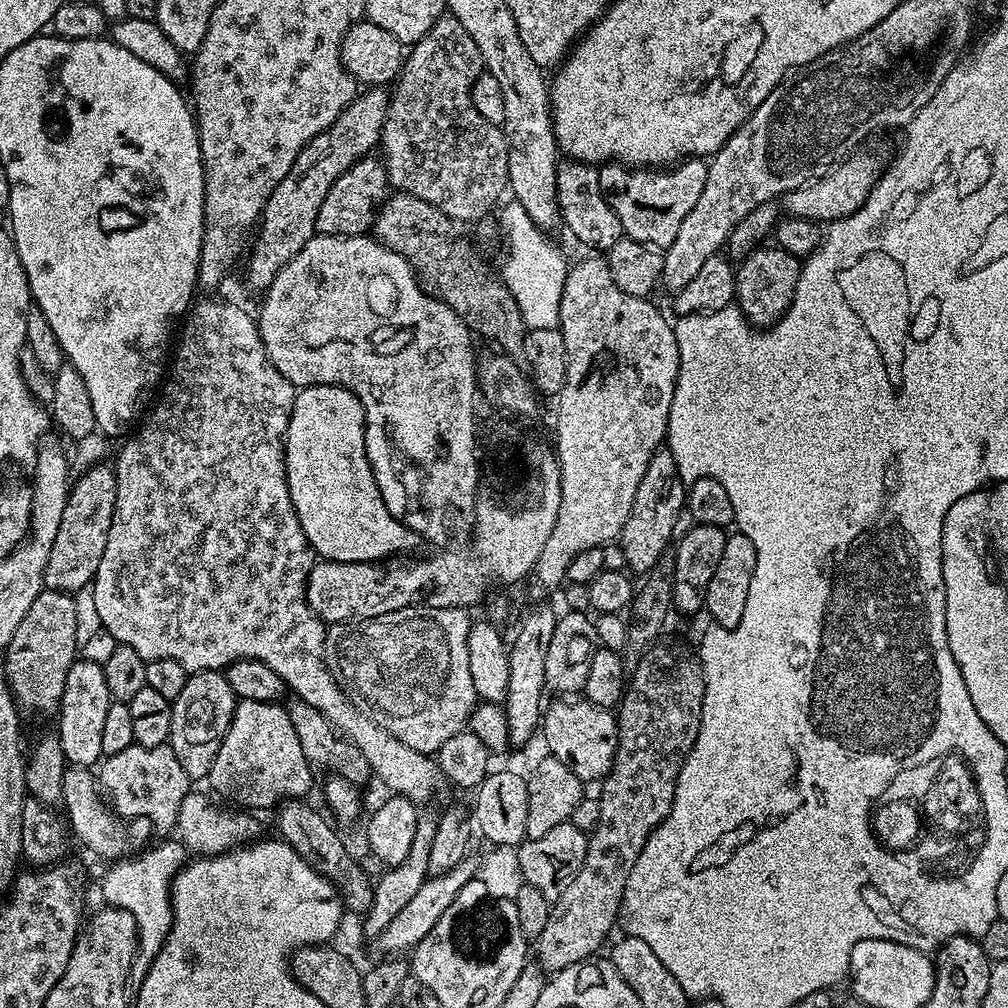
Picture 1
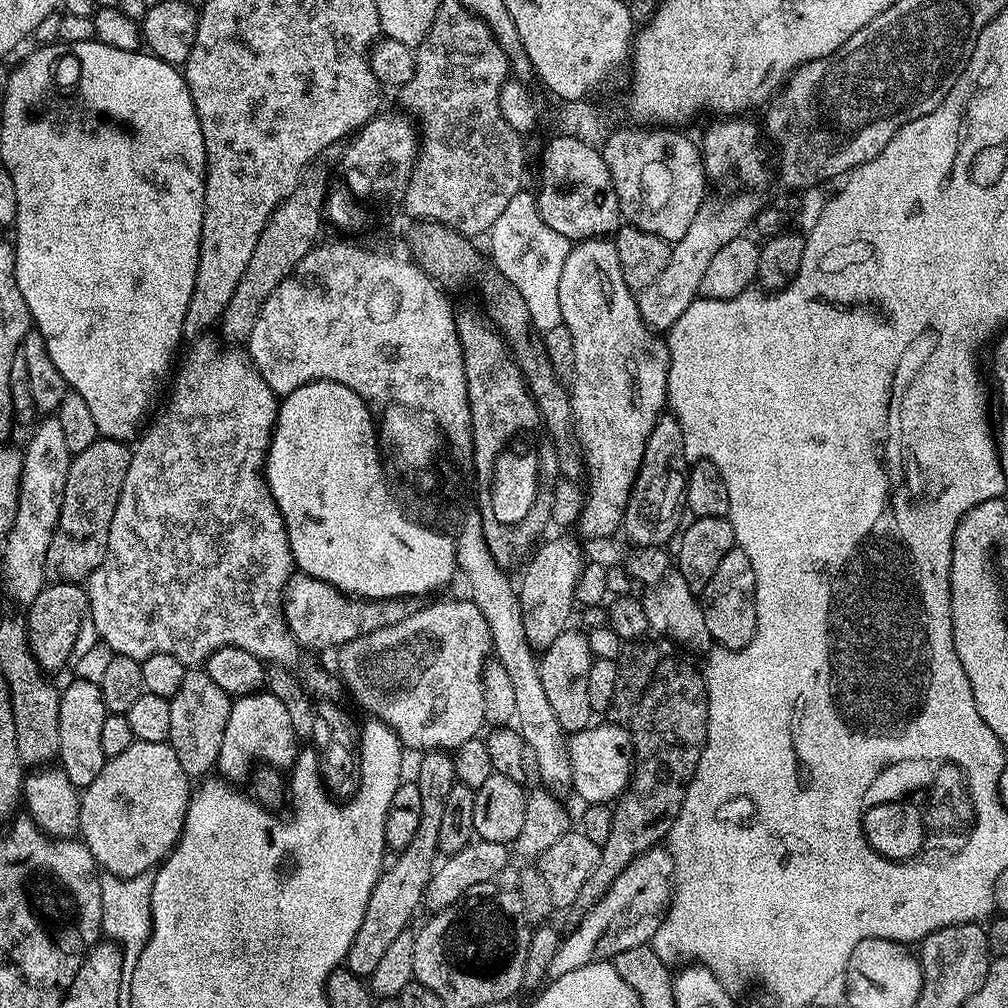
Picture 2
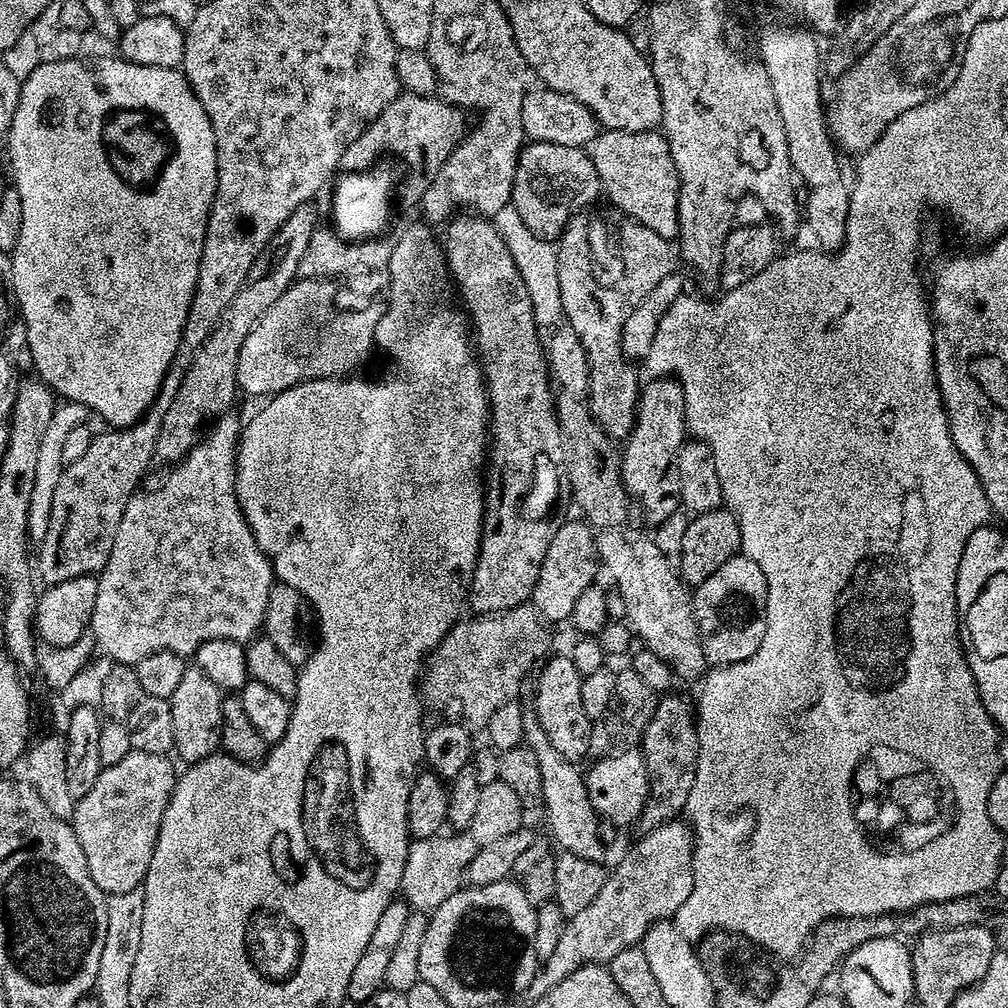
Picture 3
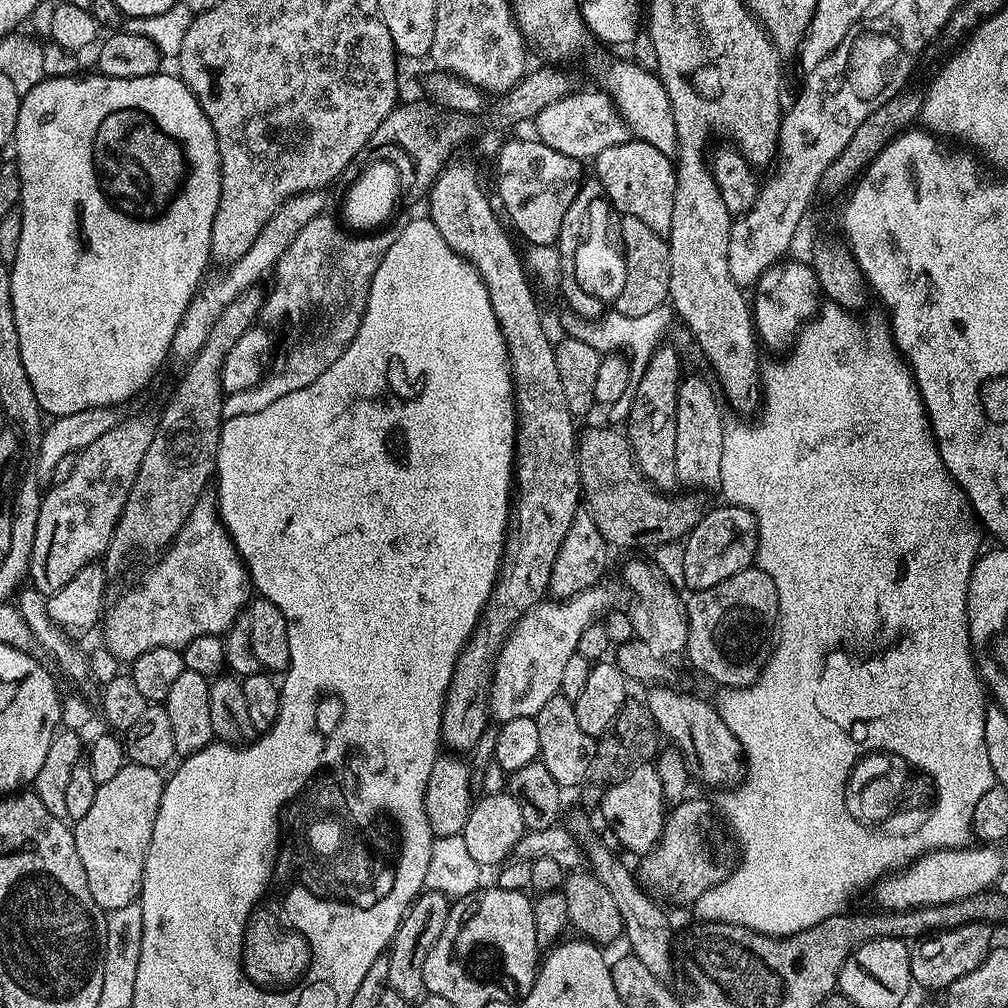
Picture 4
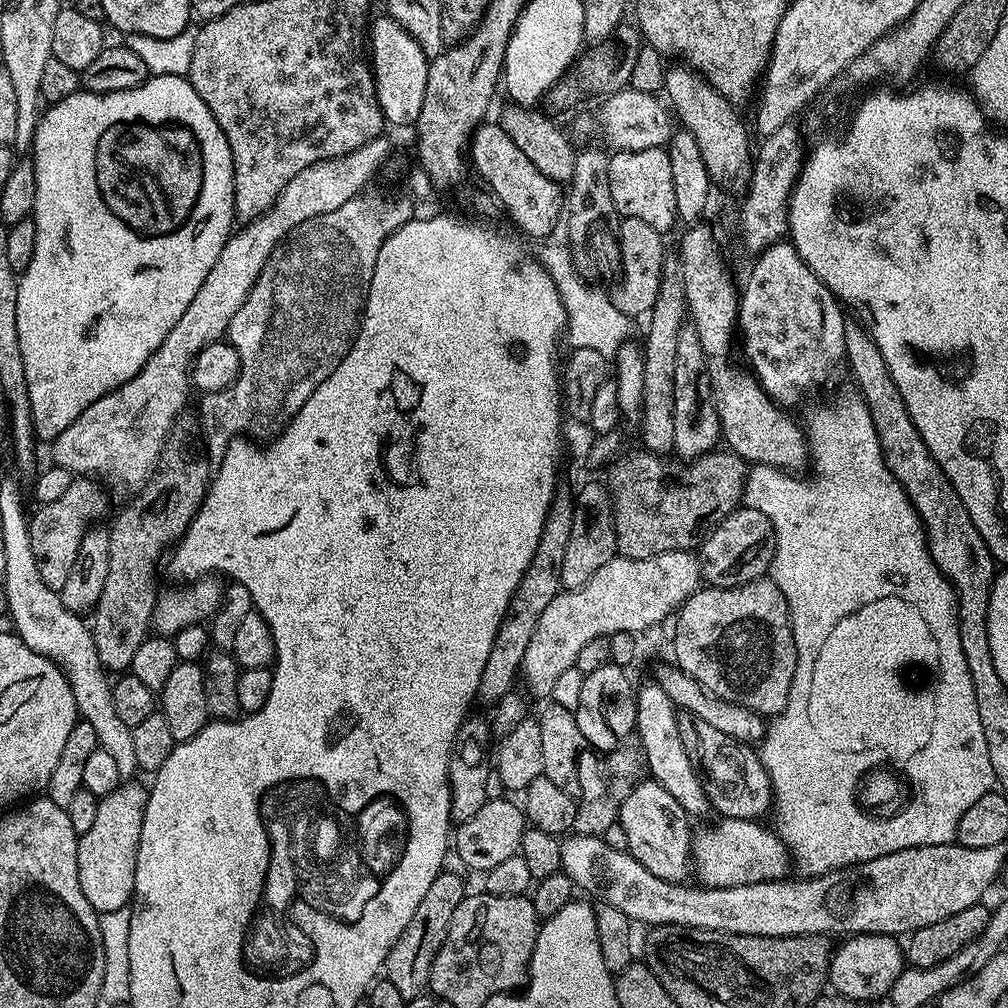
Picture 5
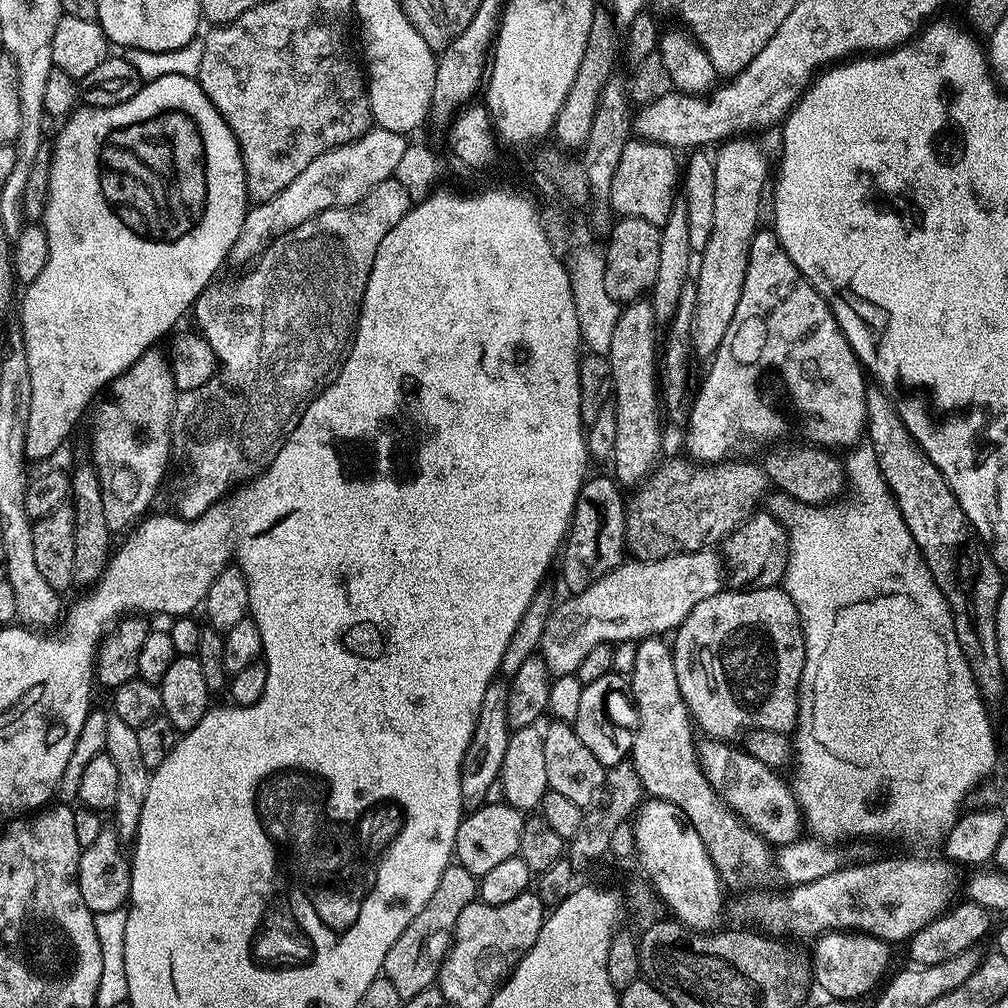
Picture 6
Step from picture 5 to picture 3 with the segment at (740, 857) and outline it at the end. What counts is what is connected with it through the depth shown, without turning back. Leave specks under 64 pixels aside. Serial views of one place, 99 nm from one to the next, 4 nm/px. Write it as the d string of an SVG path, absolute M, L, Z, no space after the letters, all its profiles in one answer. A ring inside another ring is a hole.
M677 818L663 824L656 829L643 833L641 840L625 854L620 860L620 865L616 869L607 873L602 890L594 898L594 902L587 904L578 914L567 917L562 938L558 941L553 954L548 961L542 964L536 976L526 986L526 990L519 993L518 999L524 1006L530 1006L538 998L550 994L558 982L570 978L574 970L585 968L588 964L607 965L608 961L614 958L614 954L622 954L622 950L635 948L641 943L646 934L646 930L652 924L660 920L675 917L676 911L690 898L690 890L694 886L694 874L692 873L692 830L683 819Z

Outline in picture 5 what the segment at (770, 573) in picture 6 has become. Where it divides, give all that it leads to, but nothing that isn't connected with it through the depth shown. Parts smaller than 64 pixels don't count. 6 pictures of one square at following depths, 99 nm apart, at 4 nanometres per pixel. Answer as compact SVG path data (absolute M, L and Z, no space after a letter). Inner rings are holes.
M741 506L736 511L711 529L708 537L703 537L698 548L698 559L703 579L714 588L737 588L749 584L751 580L759 580L769 575L772 566L772 555L776 549L776 535L762 510Z

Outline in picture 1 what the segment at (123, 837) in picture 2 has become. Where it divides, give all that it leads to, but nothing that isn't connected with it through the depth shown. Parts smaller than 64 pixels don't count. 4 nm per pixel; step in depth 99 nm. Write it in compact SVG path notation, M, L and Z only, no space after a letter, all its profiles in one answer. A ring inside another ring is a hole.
M133 742L126 750L107 757L99 765L98 784L117 816L149 820L157 833L175 829L179 807L190 791L186 770L182 770L174 750L167 744L147 748Z

